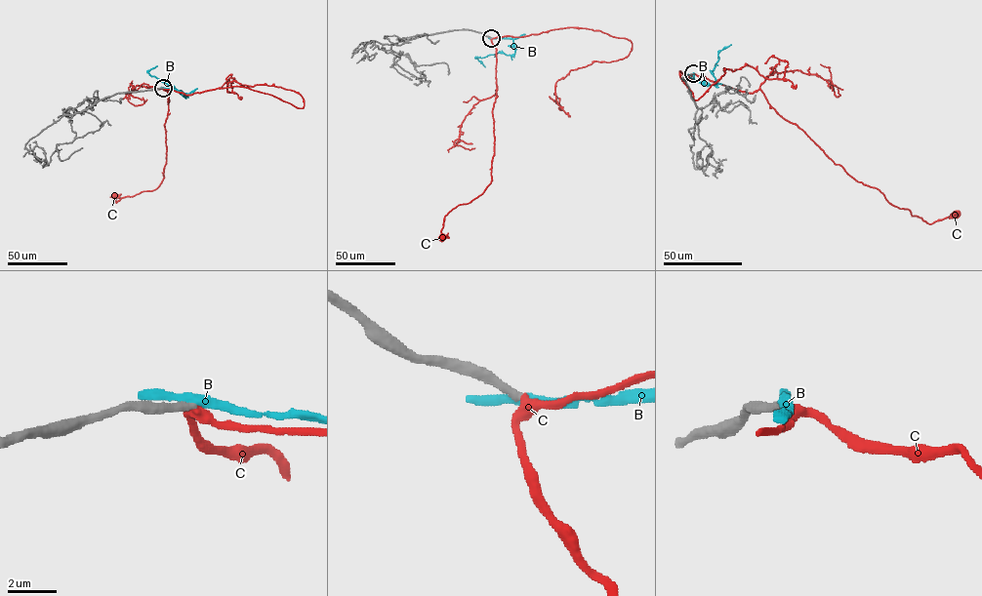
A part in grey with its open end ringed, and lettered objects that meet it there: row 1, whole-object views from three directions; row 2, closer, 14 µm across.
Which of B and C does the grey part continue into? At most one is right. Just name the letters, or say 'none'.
none

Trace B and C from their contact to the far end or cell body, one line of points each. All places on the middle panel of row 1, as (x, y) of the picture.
B: (491, 38), (511, 38), (514, 53), (508, 55), (499, 52), (476, 58), (485, 67)
C: (491, 38), (496, 49), (497, 89), (492, 112), (492, 180), (481, 193), (444, 217), (441, 237)

